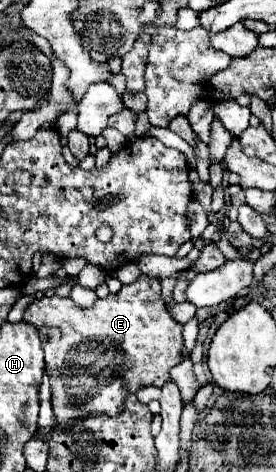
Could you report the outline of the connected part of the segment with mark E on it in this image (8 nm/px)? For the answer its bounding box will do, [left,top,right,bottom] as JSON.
[23,275,183,431]

